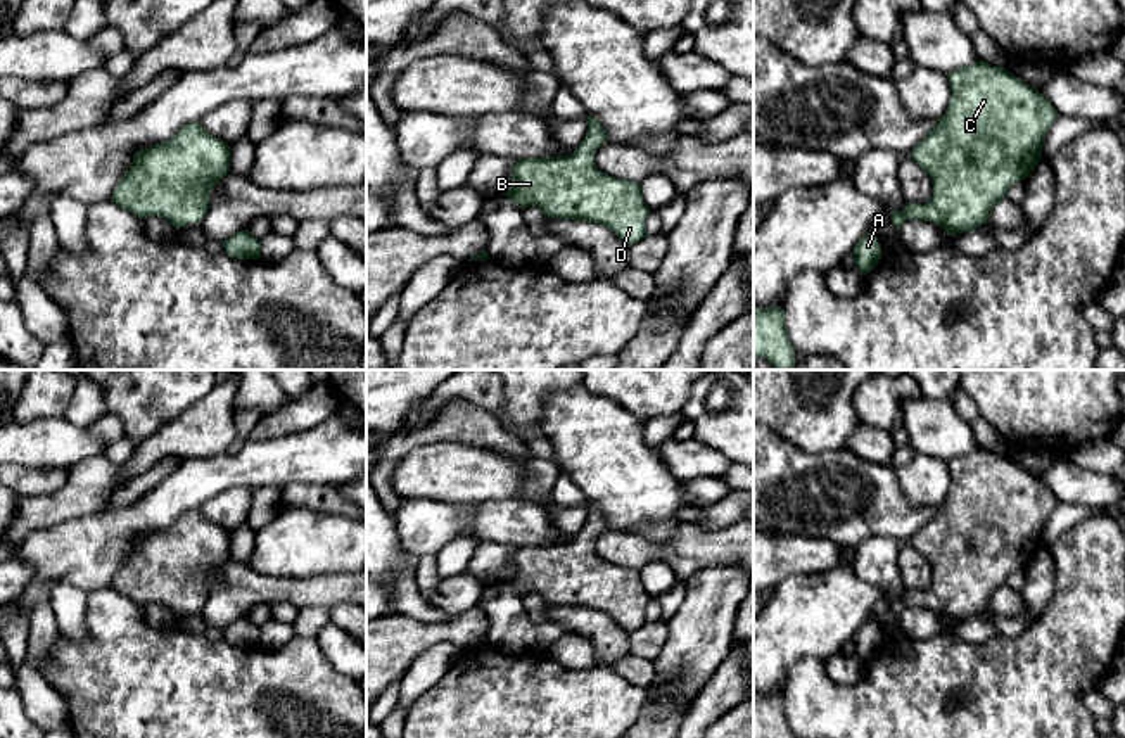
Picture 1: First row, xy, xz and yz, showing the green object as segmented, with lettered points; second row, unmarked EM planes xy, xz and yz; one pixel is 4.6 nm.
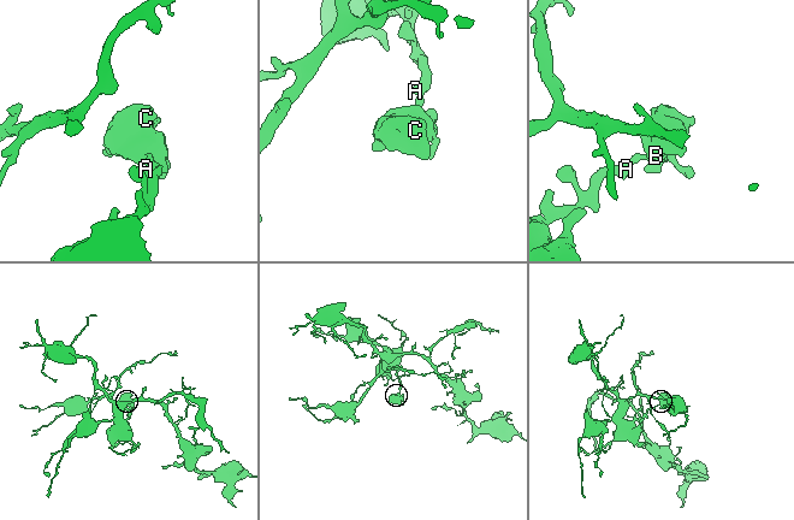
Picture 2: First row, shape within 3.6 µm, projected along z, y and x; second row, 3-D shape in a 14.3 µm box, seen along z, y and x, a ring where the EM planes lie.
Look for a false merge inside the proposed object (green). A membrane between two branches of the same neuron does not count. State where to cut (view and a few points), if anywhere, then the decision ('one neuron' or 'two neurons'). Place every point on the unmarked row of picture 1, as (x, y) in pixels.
no cut | one neuron

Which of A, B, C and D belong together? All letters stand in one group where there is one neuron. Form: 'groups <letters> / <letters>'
groups A B C D

